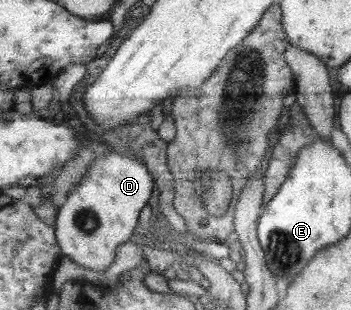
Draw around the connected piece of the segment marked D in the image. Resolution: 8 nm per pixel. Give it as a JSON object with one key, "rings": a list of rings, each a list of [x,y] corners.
{"rings":[[[111,152],[109,155],[103,156],[96,155],[94,153],[92,154],[93,158],[89,168],[87,168],[87,176],[83,176],[83,178],[80,180],[80,183],[78,183],[78,185],[76,185],[76,187],[68,195],[66,195],[65,202],[61,204],[61,207],[59,207],[56,213],[55,235],[57,243],[61,249],[61,253],[69,256],[71,260],[77,262],[77,264],[81,264],[81,266],[87,269],[105,270],[105,268],[107,268],[107,266],[113,262],[117,246],[129,241],[129,237],[131,237],[133,230],[135,227],[137,227],[137,225],[139,225],[139,214],[141,214],[141,209],[143,209],[143,206],[147,204],[149,198],[151,197],[151,193],[153,192],[154,177],[149,173],[147,166],[145,166],[145,164],[143,164],[139,158],[135,158],[135,156],[117,152]]]}

